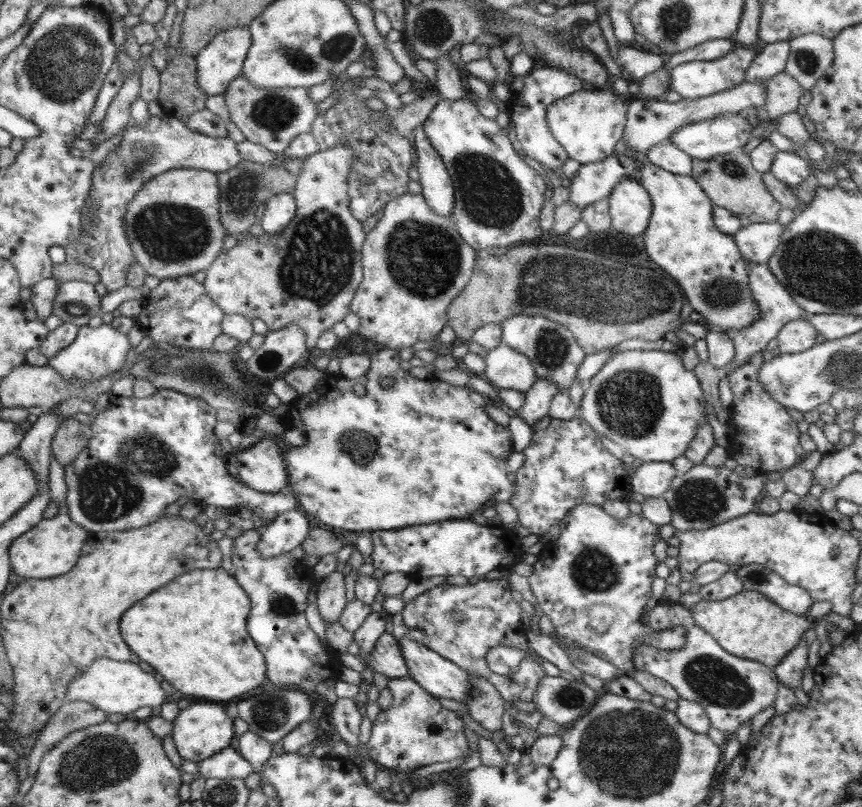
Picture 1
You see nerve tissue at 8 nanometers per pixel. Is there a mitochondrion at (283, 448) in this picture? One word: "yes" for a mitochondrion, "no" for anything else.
no

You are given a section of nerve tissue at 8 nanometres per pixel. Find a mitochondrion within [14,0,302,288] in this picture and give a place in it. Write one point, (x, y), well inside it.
(66, 63)

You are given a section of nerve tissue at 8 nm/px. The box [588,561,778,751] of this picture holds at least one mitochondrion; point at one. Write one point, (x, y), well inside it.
(712, 679)

